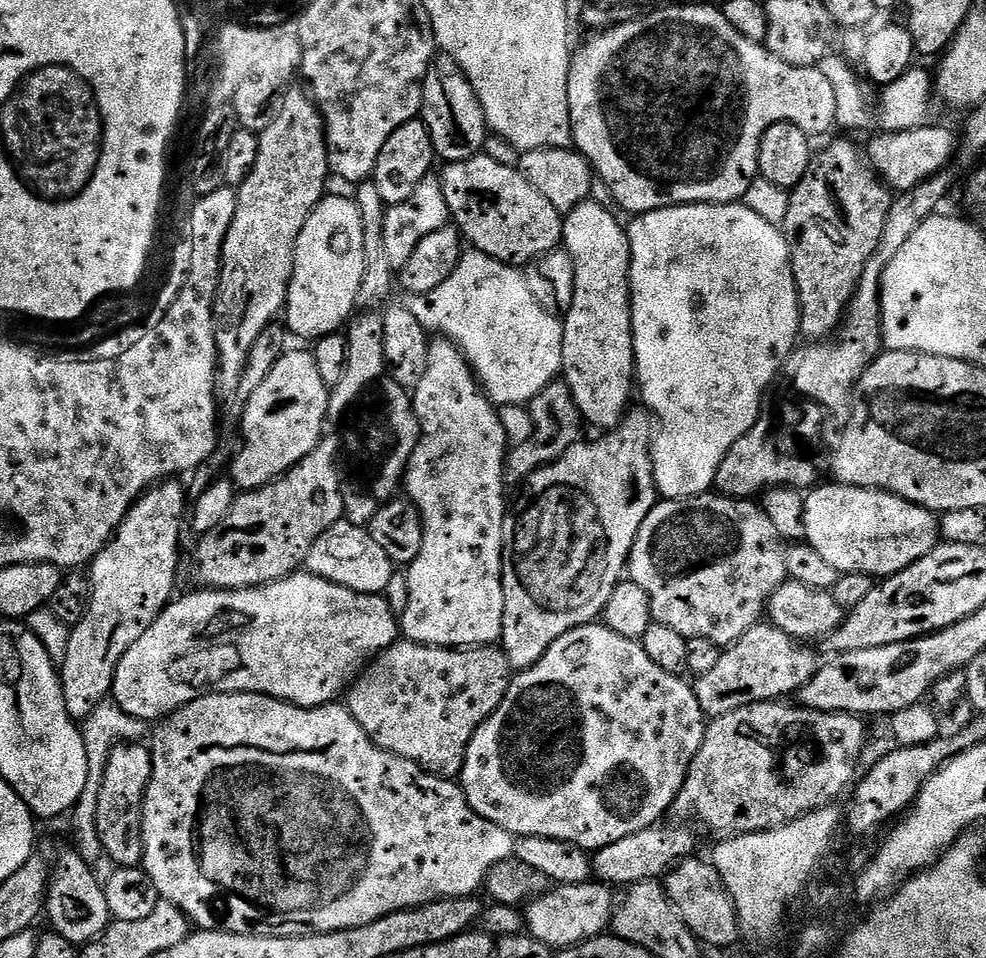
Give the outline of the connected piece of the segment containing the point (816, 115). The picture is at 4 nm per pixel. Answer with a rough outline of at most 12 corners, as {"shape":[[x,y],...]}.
{"shape":[[719,7],[597,31],[572,144],[631,214],[735,204],[762,134],[837,127],[819,68]]}

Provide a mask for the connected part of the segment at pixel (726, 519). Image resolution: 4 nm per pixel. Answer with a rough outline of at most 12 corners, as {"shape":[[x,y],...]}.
{"shape":[[748,498],[661,499],[627,575],[726,649],[789,579]]}

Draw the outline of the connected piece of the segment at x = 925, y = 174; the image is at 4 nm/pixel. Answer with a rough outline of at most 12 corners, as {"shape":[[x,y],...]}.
{"shape":[[948,128],[881,131],[866,144],[876,175],[908,192],[949,167]]}

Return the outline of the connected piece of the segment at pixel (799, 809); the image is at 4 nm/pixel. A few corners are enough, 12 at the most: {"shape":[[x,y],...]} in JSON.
{"shape":[[793,702],[709,719],[671,815],[717,841],[853,783],[865,721]]}

